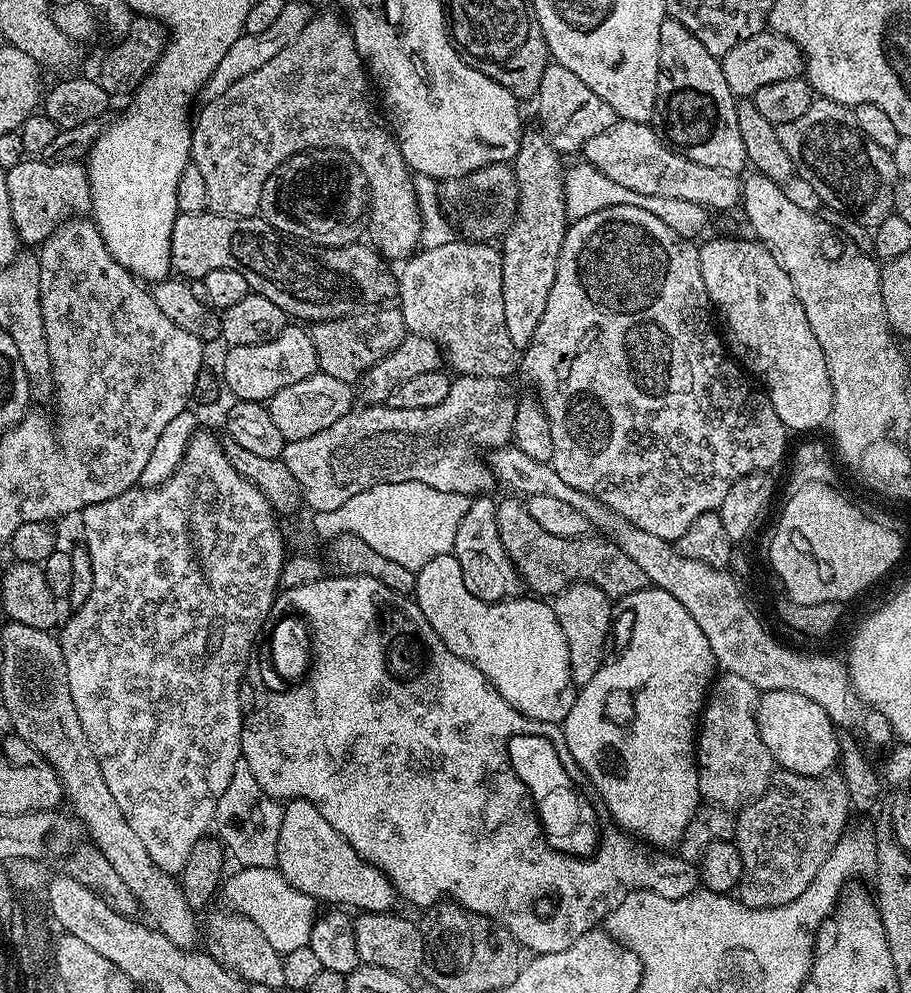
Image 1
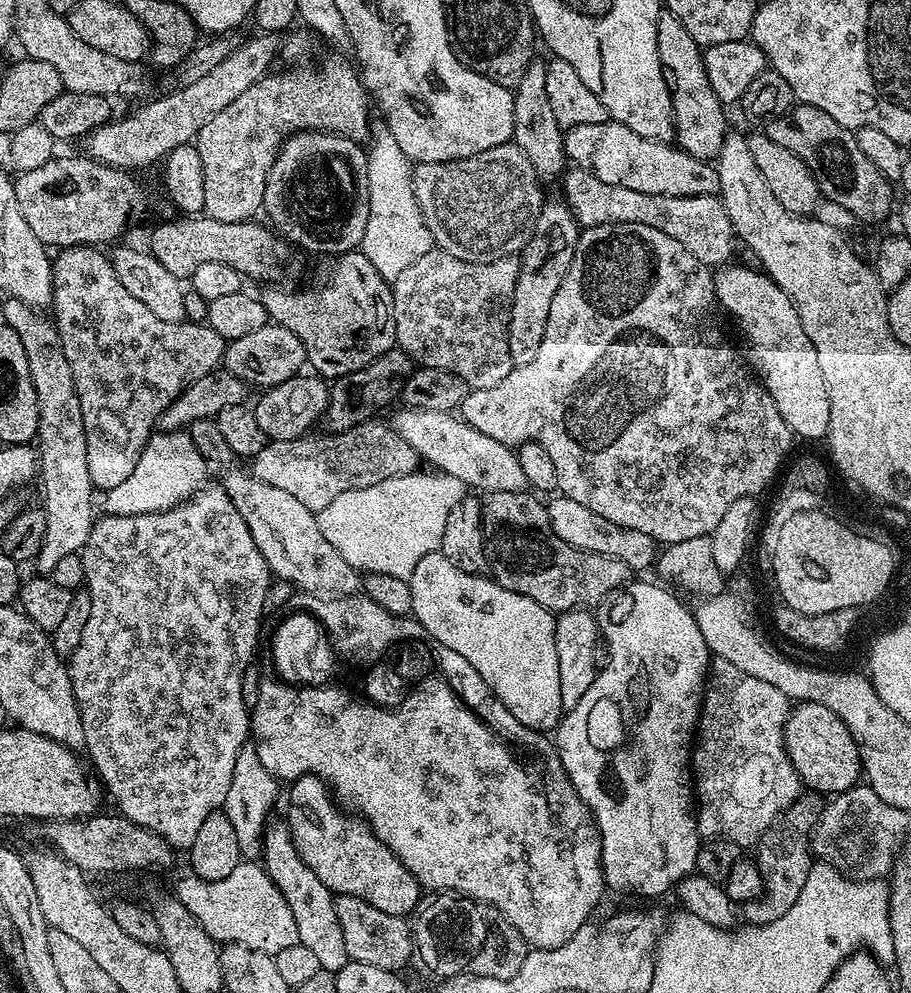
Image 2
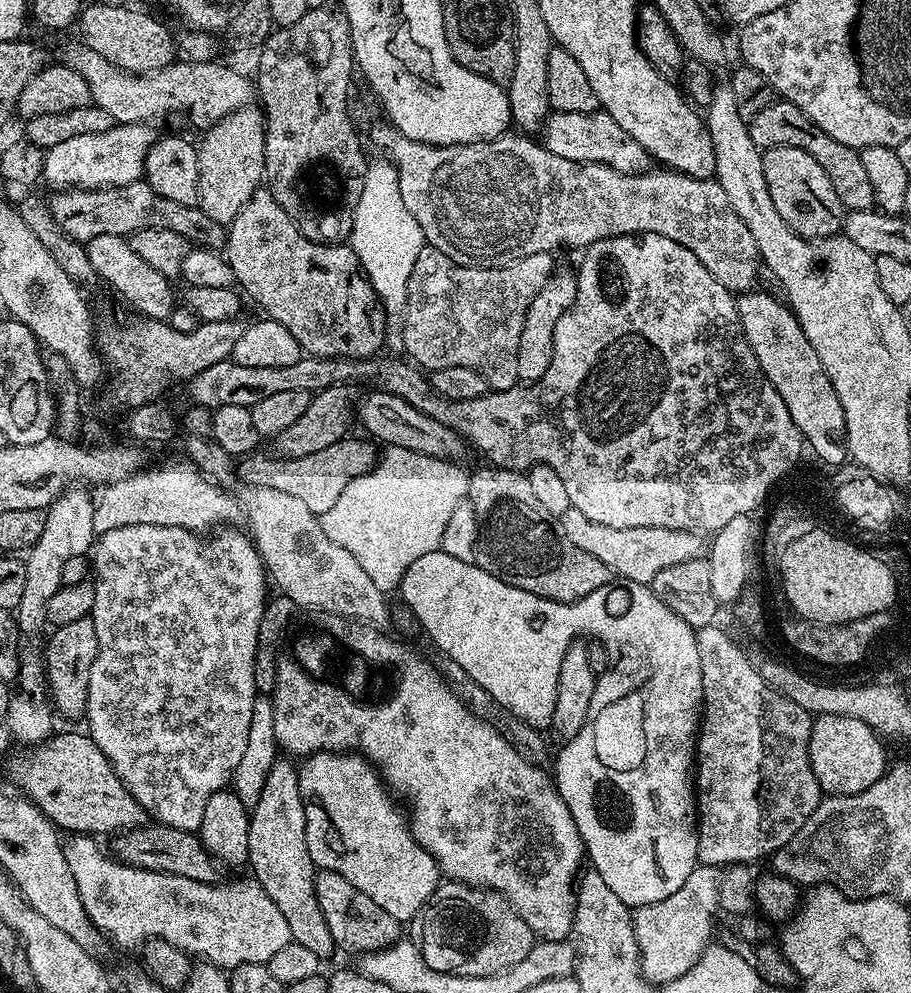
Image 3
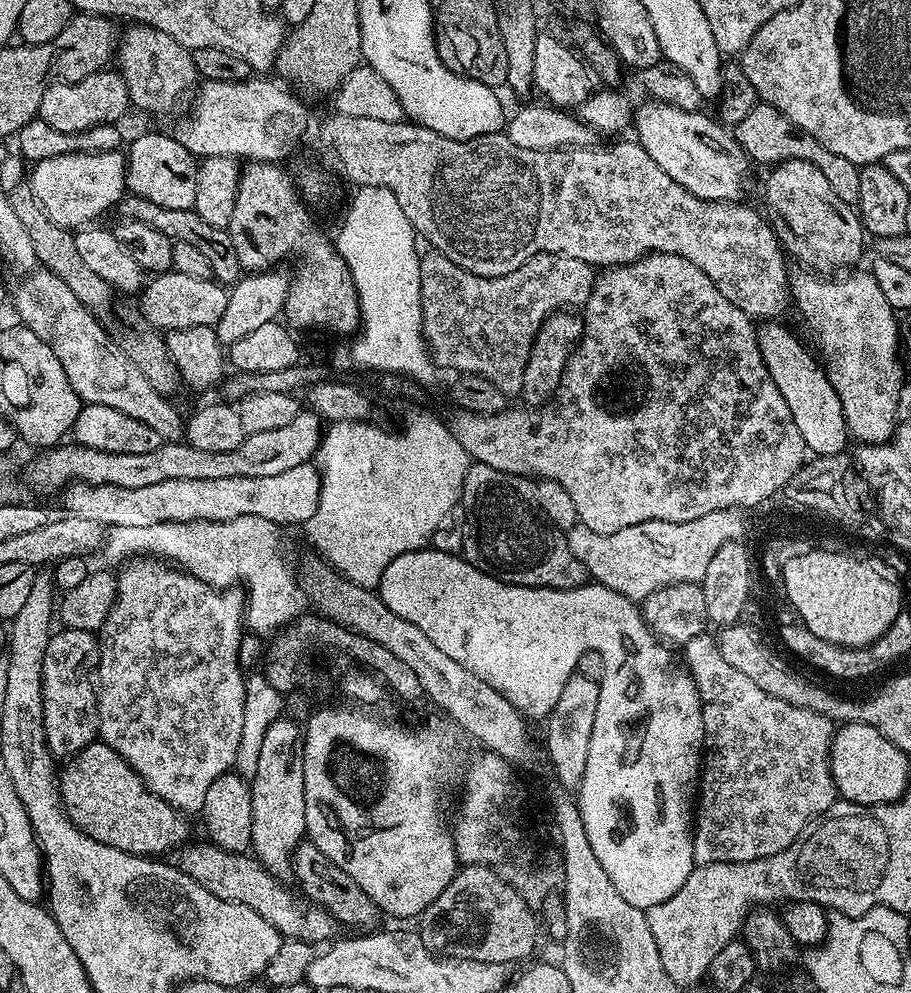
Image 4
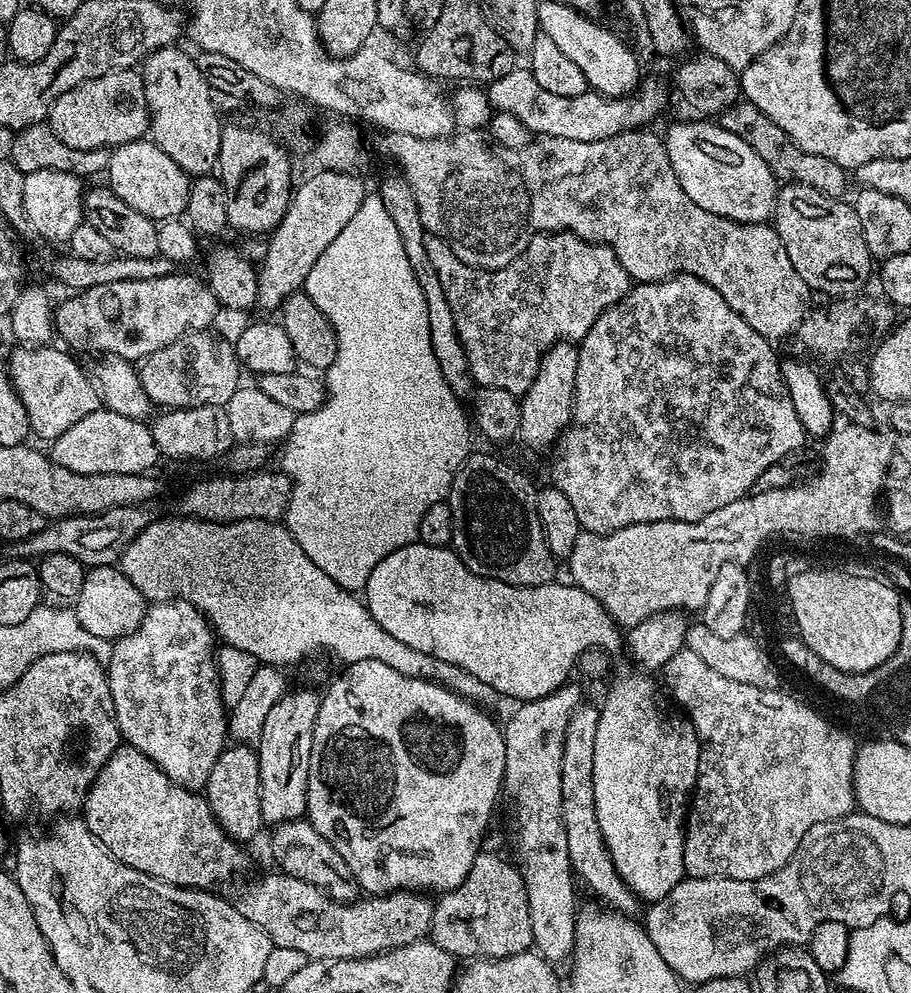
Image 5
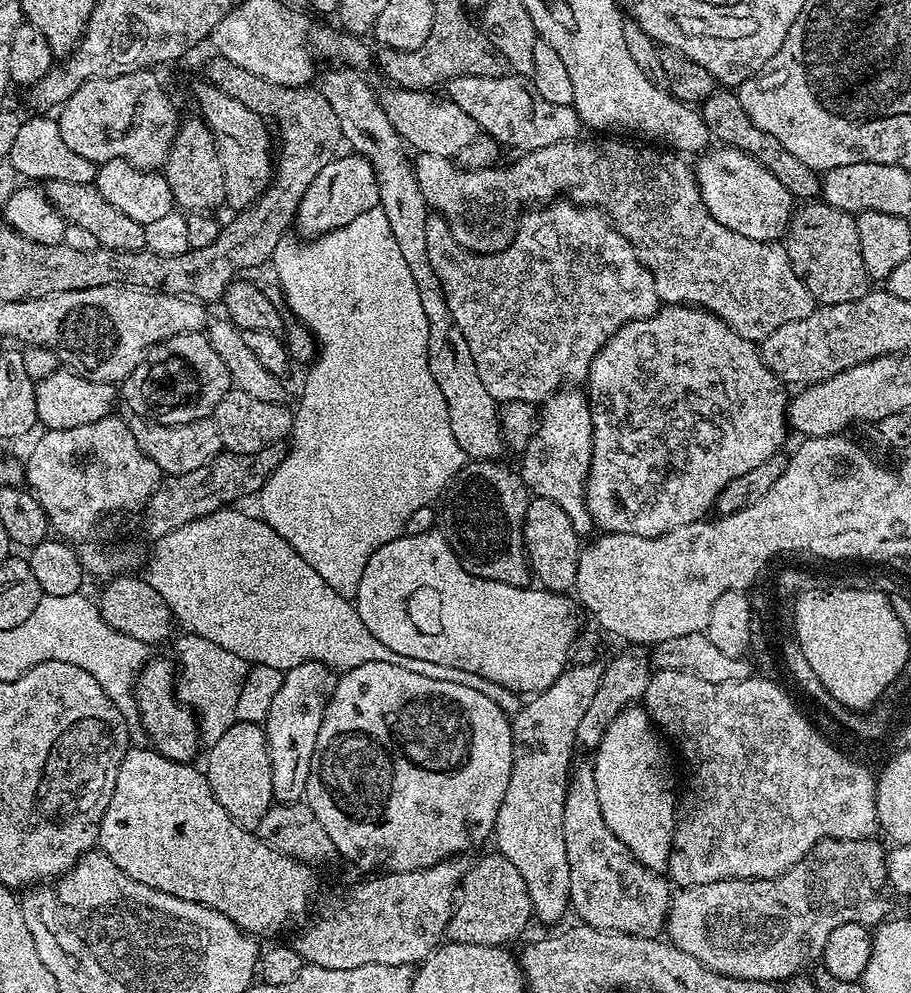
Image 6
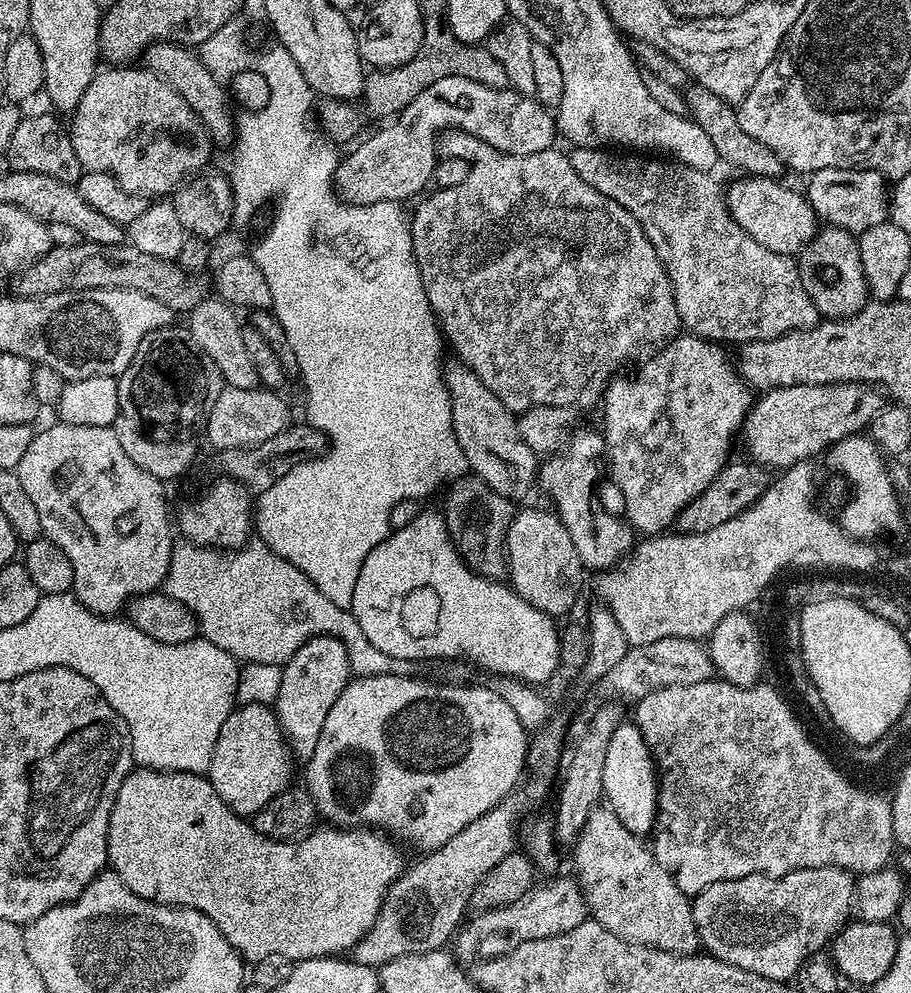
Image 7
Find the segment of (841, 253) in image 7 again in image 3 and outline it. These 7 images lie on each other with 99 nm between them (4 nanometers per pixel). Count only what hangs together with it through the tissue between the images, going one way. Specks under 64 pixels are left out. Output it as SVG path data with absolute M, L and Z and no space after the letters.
M790 146L763 149L762 170L766 174L766 186L770 190L770 202L774 202L774 210L782 214L782 222L786 222L790 230L811 241L825 240L841 231L846 209L830 178L826 178L826 170L822 170L822 166L818 166L818 162L814 162L814 158L806 154L806 150Z

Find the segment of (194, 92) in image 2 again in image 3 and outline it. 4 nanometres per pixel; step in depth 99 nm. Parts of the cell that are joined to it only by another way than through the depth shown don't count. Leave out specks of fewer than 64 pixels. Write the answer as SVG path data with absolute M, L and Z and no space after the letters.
M151 123L147 124L116 124L102 134L81 134L75 138L66 138L66 142L58 142L58 146L47 149L44 153L43 183L49 184L52 190L69 188L121 188L130 182L141 179L144 174L144 159L148 147L158 138Z

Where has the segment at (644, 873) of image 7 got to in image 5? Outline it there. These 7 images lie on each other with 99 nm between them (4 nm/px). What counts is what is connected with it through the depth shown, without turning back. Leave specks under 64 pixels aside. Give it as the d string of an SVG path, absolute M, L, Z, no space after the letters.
M581 703L566 726L566 742L562 750L562 822L566 826L566 846L570 850L573 873L592 887L601 905L625 914L635 913L638 897L618 874L598 826L594 806L594 741L598 735L599 707Z

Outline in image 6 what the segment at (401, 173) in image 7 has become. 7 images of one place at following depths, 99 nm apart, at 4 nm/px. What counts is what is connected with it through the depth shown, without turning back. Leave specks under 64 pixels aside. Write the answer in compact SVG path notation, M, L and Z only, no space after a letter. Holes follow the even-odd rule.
M515 74L494 78L459 76L447 81L446 88L452 101L474 118L477 129L493 136L505 149L520 148L516 150L521 153L533 152L542 146L554 146L581 135L582 125L576 109L571 104L546 102L529 77ZM337 155L326 166L322 166L314 182L310 182L306 194L302 194L295 223L295 227L300 228L301 237L315 238L338 230L358 218L358 214L366 214L366 210L374 210L379 205L378 178L370 162L364 156L347 155Z

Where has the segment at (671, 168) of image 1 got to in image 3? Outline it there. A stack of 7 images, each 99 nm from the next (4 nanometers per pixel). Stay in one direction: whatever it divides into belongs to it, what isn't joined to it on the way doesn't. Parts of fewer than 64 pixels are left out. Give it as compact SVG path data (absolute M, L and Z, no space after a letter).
M603 110L586 114L552 112L544 122L542 143L550 154L558 154L558 158L570 158L570 162L579 164L605 164L619 172L643 172L650 164L646 149L638 146L638 142L634 142L630 134Z

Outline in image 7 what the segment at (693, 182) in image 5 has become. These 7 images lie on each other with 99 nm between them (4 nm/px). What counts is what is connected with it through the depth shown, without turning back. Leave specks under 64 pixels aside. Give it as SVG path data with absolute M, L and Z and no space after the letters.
M747 174L739 177L741 180L733 182L729 188L726 188L726 199L728 209L742 226L754 242L762 242L766 250L774 250L783 256L795 257L804 251L818 231L818 217L815 210L808 205L807 195L795 192L792 188L780 184L779 179L771 176L749 176Z

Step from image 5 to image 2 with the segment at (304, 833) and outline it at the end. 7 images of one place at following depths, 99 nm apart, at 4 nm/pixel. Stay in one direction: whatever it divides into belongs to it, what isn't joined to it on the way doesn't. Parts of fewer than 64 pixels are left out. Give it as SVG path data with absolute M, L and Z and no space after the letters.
M336 896L334 914L338 914L338 926L342 926L342 938L346 941L349 960L367 962L369 966L399 973L404 970L400 968L407 966L408 959L413 959L413 925L405 917L386 914L378 910L378 906L370 906L368 902L353 896Z

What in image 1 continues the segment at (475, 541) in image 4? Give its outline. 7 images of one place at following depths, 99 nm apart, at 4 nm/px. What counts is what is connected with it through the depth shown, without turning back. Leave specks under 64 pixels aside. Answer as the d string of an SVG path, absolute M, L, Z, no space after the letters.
M519 499L500 500L496 506L496 521L498 522L498 538L506 550L506 554L512 560L512 567L515 568L517 577L529 588L529 593L540 598L552 598L556 593L563 592L569 584L593 584L602 590L610 598L623 598L634 594L638 590L649 587L646 573L630 554L626 554L618 545L607 538L601 538L596 534L585 534L579 540L570 538L558 538L554 534L542 530L534 518L530 518L527 507Z

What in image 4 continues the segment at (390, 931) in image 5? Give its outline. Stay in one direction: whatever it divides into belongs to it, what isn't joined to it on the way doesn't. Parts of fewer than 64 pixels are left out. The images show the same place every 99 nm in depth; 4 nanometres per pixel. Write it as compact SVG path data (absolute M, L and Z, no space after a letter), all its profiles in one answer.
M211 842L192 843L185 843L175 853L175 863L182 870L182 874L194 878L194 882L198 882L202 890L210 890L214 898L250 906L254 914L262 914L262 918L266 918L266 922L270 922L270 926L274 926L274 930L278 930L281 937L289 940L301 940L313 946L320 946L337 935L335 932L338 931L338 925L329 912L313 904L299 891L291 892L287 888L289 885L270 875L255 855L227 852Z

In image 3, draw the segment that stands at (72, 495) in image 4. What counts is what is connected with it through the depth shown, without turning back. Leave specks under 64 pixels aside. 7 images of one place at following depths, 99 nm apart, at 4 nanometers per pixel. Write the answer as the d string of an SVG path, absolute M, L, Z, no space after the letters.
M368 438L352 439L339 440L334 442L334 446L326 446L326 450L318 450L318 454L306 454L306 458L293 460L271 460L268 456L260 456L261 454L249 454L239 461L239 483L254 488L264 486L282 490L293 498L299 498L315 516L321 517L326 510L330 510L330 506L334 506L334 502L338 502L338 494L342 494L342 490L350 481L376 467L377 445Z

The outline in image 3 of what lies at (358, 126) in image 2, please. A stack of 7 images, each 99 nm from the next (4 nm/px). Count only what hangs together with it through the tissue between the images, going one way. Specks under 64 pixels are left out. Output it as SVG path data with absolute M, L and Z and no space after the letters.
M245 106L232 113L224 120L219 120L203 133L204 141L198 144L198 194L200 199L198 207L214 222L225 226L231 224L232 219L250 202L250 198L261 187L264 180L264 130L266 117L259 107Z

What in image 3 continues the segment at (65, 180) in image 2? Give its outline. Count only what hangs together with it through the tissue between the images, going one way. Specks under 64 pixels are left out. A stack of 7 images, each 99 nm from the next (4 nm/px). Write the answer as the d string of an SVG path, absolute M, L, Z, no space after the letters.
M143 178L121 188L69 188L53 191L51 195L52 200L47 201L47 206L52 211L54 222L62 226L71 240L87 242L101 234L127 238L138 230L174 230L174 234L182 234L189 245L198 248L220 250L226 244L225 225L214 222L214 218L196 204L170 202L170 198L162 198Z

